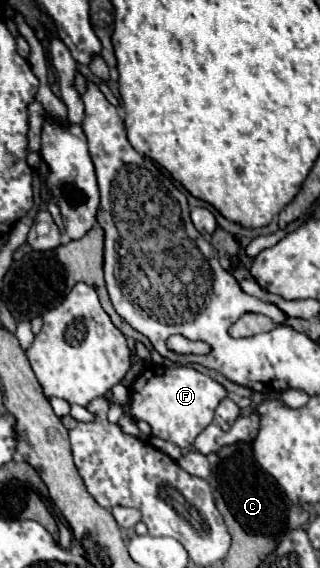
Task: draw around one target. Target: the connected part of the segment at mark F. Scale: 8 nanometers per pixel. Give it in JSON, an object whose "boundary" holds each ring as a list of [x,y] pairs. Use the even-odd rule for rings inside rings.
{"boundary":[[[154,366],[144,370],[132,384],[128,408],[110,404],[108,422],[116,424],[118,418],[126,412],[134,420],[148,422],[152,426],[152,436],[168,440],[182,450],[190,450],[196,436],[212,424],[214,410],[224,398],[230,398],[230,392],[220,382],[190,366]]]}

